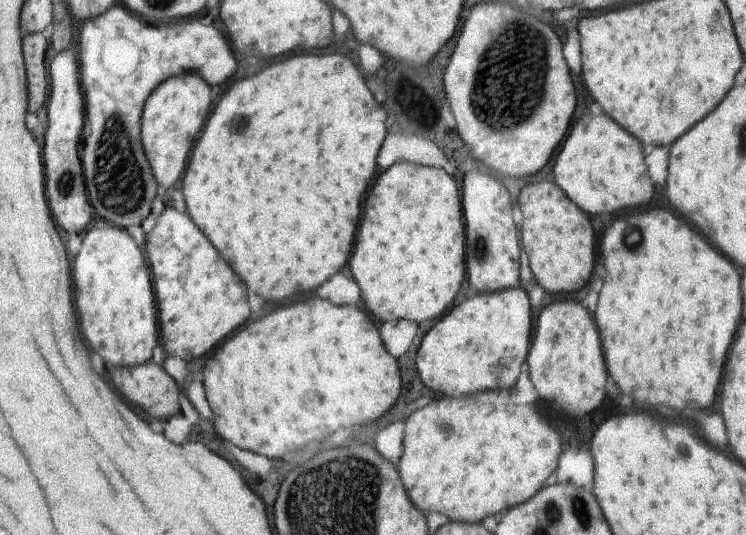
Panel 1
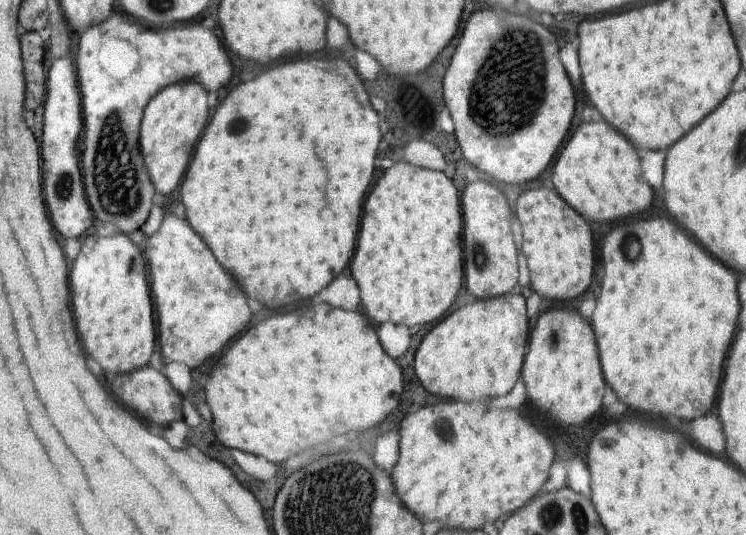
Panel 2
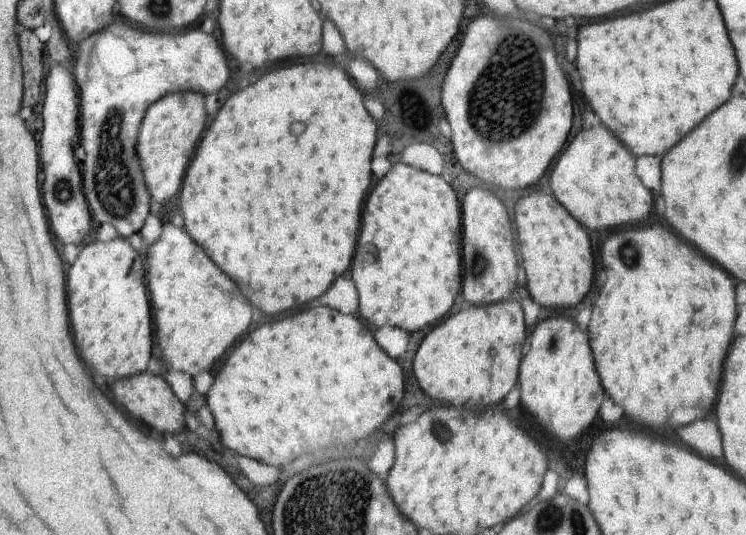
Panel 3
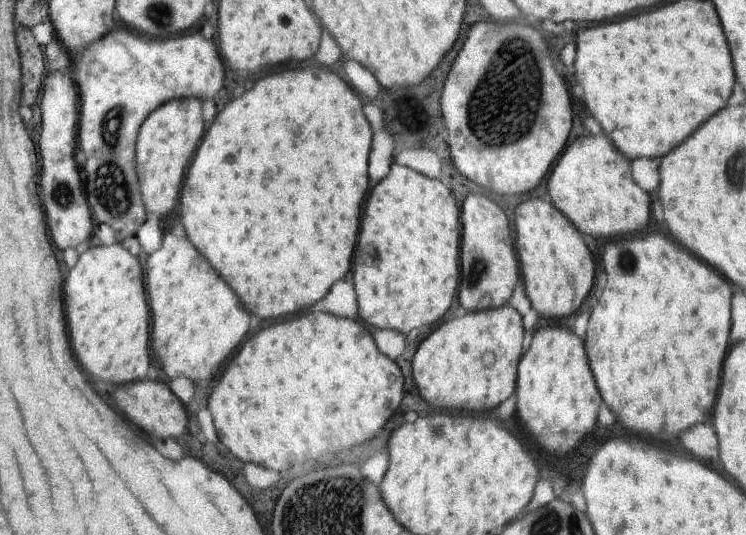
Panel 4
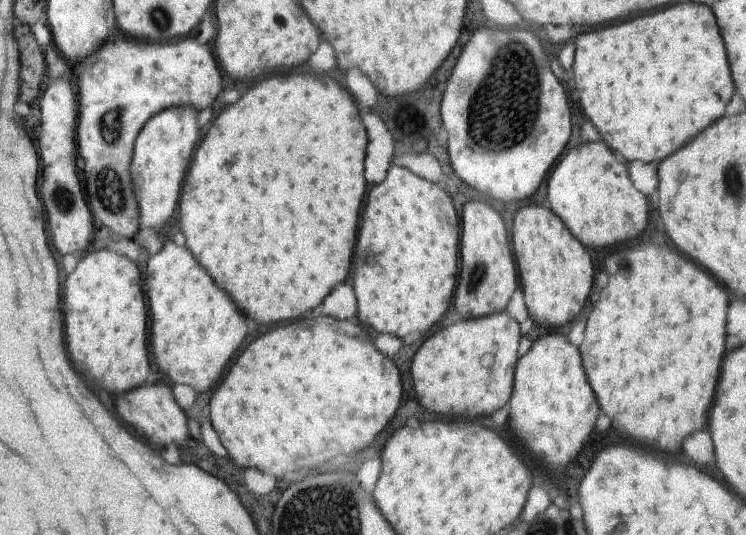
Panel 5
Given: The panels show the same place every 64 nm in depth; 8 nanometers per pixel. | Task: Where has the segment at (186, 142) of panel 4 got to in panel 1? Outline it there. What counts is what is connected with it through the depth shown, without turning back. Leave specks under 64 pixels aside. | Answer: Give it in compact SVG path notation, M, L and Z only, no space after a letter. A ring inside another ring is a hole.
M184 73L168 78L166 82L154 88L152 94L146 99L144 114L142 114L142 142L144 142L146 156L150 160L150 166L154 168L154 176L161 190L173 188L172 186L186 170L186 160L197 141L198 132L202 131L211 114L210 106L212 106L212 87L200 78L199 73Z

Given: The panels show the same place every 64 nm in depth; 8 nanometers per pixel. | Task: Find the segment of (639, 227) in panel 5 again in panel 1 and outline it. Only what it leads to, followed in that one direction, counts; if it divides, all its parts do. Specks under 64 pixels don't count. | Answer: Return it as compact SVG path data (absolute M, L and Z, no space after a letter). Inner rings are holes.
M584 114L568 134L554 162L556 184L587 215L610 214L632 206L648 204L654 198L654 184L646 170L642 144L608 116Z

